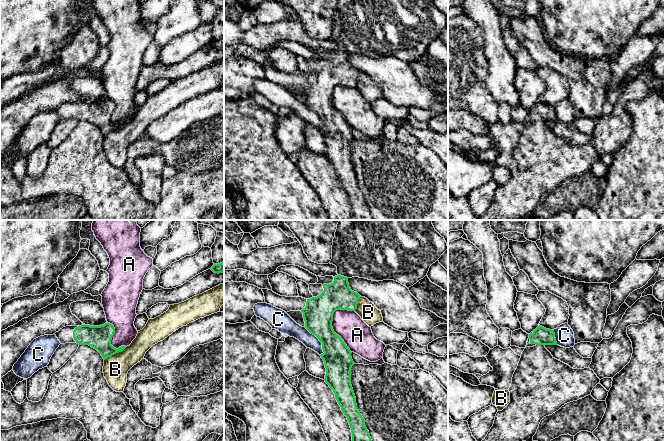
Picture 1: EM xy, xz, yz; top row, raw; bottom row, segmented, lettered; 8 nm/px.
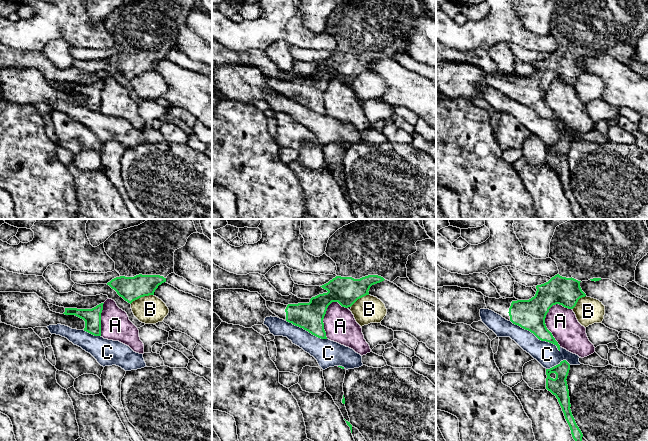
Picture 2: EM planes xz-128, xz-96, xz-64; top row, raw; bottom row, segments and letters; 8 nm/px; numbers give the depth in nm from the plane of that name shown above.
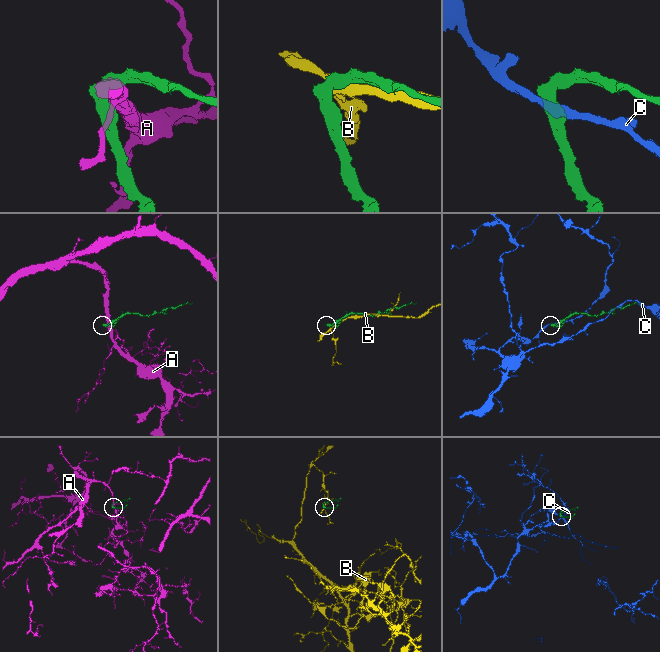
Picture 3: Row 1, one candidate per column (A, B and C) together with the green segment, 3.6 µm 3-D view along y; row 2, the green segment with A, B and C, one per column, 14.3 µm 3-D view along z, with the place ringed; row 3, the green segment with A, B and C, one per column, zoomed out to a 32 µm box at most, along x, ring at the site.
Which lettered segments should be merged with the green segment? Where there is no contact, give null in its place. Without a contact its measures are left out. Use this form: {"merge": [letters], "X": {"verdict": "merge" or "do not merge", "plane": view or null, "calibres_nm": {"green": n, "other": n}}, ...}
{"merge": [], "A": {"verdict": "do not merge", "plane": "xz", "calibres_nm": {"green": 240, "other": 240}}, "B": {"verdict": "do not merge", "plane": "xy", "calibres_nm": {"green": 190, "other": 200}}, "C": {"verdict": "do not merge", "plane": "xz", "calibres_nm": {"green": 240, "other": 120}}}

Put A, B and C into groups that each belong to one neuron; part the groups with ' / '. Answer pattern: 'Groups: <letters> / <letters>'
Groups: A / B / C

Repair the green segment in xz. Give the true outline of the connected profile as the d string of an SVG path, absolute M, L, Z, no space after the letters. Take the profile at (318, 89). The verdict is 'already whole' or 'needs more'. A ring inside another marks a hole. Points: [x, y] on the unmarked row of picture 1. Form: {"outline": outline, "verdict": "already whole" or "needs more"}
{"outline": "M337 51L335 53L317 52L317 54L317 59L309 60L309 67L313 71L310 75L280 72L272 66L262 65L265 73L265 79L281 85L286 89L289 87L301 87L303 89L305 104L311 110L315 111L322 119L324 129L320 132L323 135L326 144L324 156L333 166L342 188L347 193L352 209L352 219L373 220L369 207L365 202L365 196L357 184L356 173L351 161L351 144L355 140L351 133L352 128L341 113L334 108L332 103L334 88L339 85L355 87L357 85L358 75L361 72L357 68L351 66L347 53Z", "verdict": "needs more"}

